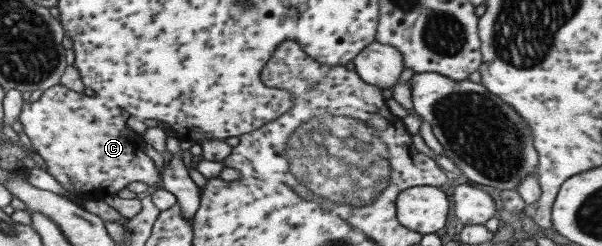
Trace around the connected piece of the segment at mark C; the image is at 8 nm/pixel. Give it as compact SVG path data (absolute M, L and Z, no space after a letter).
M53 85L41 93L41 97L35 102L23 103L23 108L18 114L22 131L29 138L31 150L37 153L45 162L47 173L76 199L99 199L107 195L114 195L125 185L134 181L144 184L162 186L160 172L155 169L153 161L144 153L146 143L140 134L127 127L127 119L130 117L119 105L113 101L95 95L87 97L83 93L75 93L63 85Z

